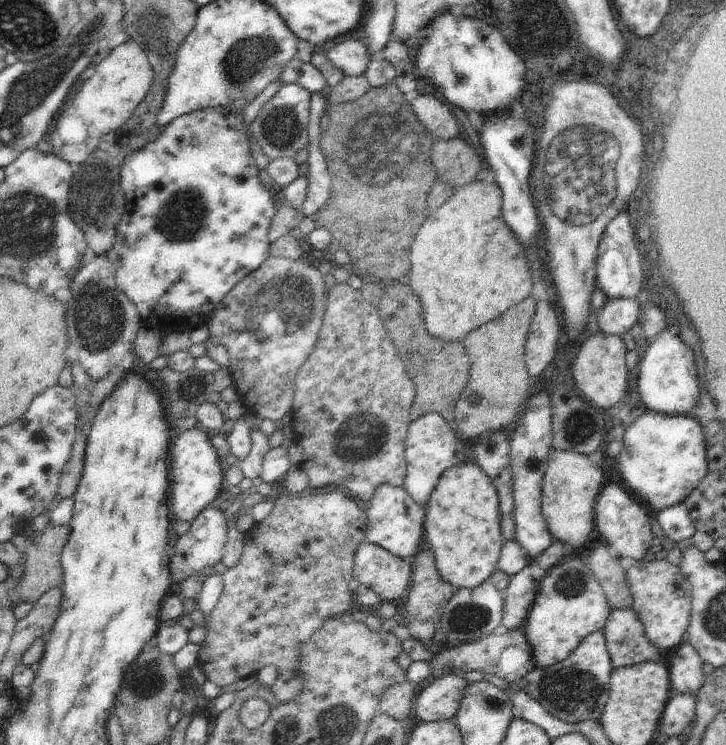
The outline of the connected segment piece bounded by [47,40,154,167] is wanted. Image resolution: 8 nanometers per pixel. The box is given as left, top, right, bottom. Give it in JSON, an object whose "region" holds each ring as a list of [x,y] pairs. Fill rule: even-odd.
{"region":[[[134,40],[118,45],[96,66],[72,104],[56,117],[47,135],[52,143],[52,152],[75,167],[82,164],[96,150],[103,136],[120,128],[134,114],[153,80],[154,70],[140,45]]]}

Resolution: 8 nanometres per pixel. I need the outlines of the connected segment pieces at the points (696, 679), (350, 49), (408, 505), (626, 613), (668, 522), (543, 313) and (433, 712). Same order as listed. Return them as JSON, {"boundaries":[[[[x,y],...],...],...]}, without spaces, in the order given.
{"boundaries":[[[[683,642],[670,656],[672,692],[690,694],[692,698],[696,698],[706,682],[703,666],[704,662],[698,651],[691,644]]],[[[348,40],[327,51],[328,60],[339,68],[346,77],[365,74],[372,56],[362,40]]],[[[389,484],[380,485],[374,492],[372,500],[366,505],[367,523],[365,541],[381,546],[396,558],[410,558],[419,550],[424,535],[425,507],[416,504],[408,491],[402,487]]],[[[632,607],[611,612],[603,629],[613,668],[656,661],[663,654],[661,648],[648,640],[644,625]]],[[[684,503],[661,510],[657,520],[667,540],[678,543],[693,536],[697,531],[690,520],[688,508]]],[[[537,301],[524,353],[526,370],[534,380],[545,374],[548,364],[554,360],[560,330],[562,324],[558,320],[556,310],[548,302]]],[[[458,674],[436,678],[429,686],[418,691],[413,716],[417,716],[422,723],[454,719],[466,686],[468,682]]]]}

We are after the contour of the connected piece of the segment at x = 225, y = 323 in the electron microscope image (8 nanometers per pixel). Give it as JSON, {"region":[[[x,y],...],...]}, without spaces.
{"region":[[[305,256],[296,260],[290,260],[284,257],[268,257],[264,262],[260,263],[260,268],[251,272],[246,278],[243,278],[230,292],[216,305],[216,308],[208,315],[209,337],[210,342],[214,344],[226,346],[230,355],[229,368],[233,374],[233,386],[237,389],[237,394],[240,396],[241,402],[246,407],[248,414],[257,415],[260,419],[270,419],[272,421],[280,421],[282,416],[290,412],[293,396],[294,396],[294,378],[298,374],[298,370],[314,350],[316,344],[327,302],[329,292],[326,291],[326,284],[319,269],[310,265],[306,261]]]}

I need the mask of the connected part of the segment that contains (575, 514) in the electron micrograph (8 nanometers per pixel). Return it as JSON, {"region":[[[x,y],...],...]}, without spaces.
{"region":[[[551,450],[546,474],[543,478],[540,508],[542,518],[544,518],[544,522],[546,522],[546,526],[552,534],[552,540],[572,546],[573,551],[581,549],[580,546],[584,546],[585,542],[588,541],[588,534],[595,530],[594,506],[601,489],[604,487],[602,480],[604,480],[604,472],[598,466],[594,466],[585,454],[571,450]]]}

